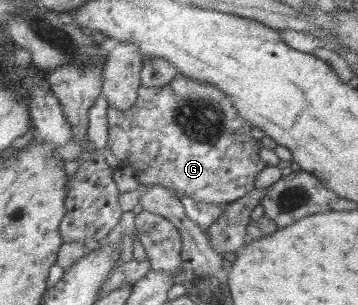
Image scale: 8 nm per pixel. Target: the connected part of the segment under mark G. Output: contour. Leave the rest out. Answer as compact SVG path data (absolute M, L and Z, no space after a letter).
M178 72L164 87L139 89L139 99L126 111L108 105L107 108L108 148L134 171L140 169L141 186L160 185L176 189L177 196L186 195L195 201L228 205L247 195L254 188L254 179L264 163L258 159L257 139L250 137L250 124L239 116L231 104L228 94L212 84L205 84Z

